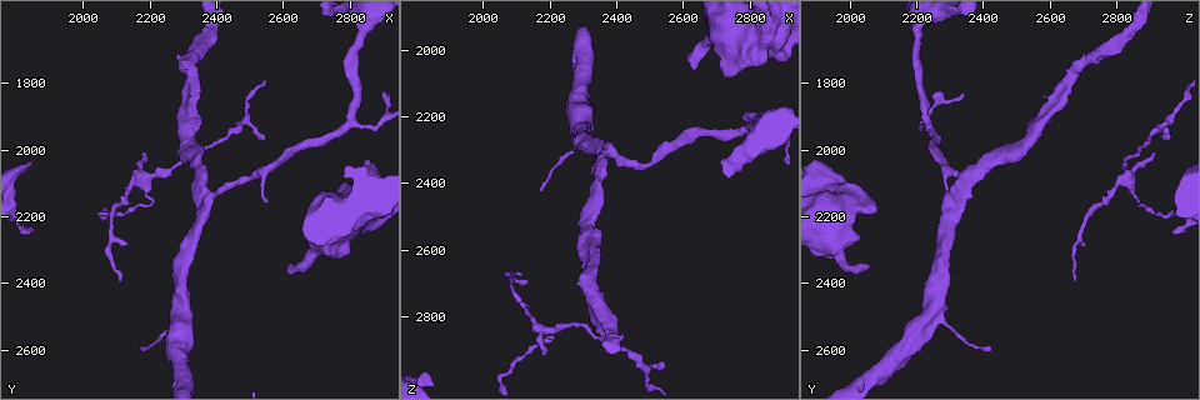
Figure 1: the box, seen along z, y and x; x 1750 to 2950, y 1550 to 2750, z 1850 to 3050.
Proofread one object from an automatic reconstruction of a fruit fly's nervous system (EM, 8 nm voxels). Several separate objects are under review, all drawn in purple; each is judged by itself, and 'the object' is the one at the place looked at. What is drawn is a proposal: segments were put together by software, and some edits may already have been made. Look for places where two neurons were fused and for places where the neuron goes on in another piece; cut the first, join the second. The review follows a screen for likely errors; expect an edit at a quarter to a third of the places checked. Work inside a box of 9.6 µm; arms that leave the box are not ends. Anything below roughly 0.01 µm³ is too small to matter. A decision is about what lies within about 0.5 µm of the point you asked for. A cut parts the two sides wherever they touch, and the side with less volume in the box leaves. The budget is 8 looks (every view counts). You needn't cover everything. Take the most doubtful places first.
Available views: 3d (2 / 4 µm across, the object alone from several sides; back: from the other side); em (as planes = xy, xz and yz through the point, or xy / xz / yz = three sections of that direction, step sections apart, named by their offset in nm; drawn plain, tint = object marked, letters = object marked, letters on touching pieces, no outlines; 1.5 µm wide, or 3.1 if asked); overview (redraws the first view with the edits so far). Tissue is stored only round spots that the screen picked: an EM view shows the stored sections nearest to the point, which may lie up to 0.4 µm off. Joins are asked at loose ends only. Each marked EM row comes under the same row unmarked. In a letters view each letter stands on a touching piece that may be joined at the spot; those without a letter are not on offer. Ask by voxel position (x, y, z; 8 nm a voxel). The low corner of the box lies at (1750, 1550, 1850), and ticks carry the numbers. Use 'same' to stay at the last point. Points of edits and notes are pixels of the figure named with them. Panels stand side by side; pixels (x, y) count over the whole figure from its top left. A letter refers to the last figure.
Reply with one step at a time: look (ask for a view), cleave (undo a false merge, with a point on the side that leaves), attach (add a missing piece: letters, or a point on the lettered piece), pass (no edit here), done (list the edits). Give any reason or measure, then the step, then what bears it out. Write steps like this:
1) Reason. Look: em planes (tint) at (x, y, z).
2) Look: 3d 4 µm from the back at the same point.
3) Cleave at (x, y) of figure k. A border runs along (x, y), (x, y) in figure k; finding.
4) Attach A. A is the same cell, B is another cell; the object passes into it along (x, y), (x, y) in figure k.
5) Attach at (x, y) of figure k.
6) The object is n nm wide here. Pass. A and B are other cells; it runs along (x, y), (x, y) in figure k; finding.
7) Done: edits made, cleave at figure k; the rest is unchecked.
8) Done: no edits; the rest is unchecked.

An open end. Look: em planes (letters) at (1840, 2260, 2970).

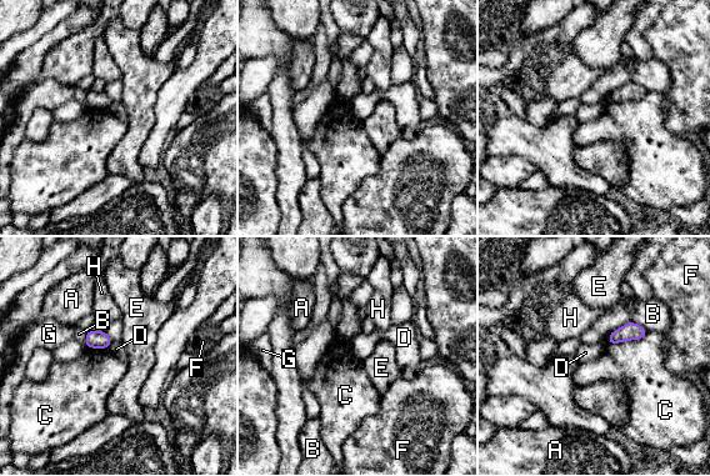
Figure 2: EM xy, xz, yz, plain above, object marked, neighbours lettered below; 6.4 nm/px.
Pass. A, B, C, D, E, F, G and H are other cells; a border runs along (648, 332), (639, 339), (610, 345) in figure 2; no lettered piece goes on from it.

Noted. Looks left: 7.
Sudden change in width. Look: 3d 4 µm at (2710, 2290, 1950).

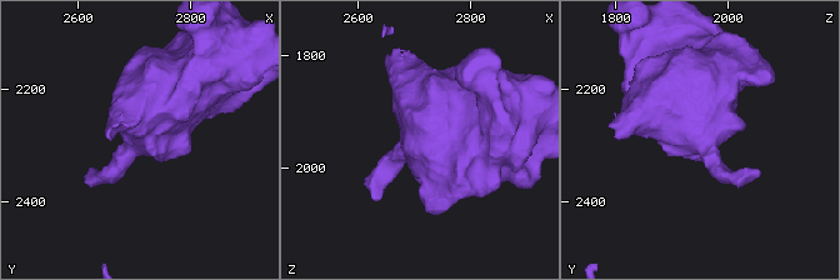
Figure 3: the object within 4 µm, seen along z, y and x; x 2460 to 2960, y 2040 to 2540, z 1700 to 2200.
Look: em planes (tint) at (2710, 2280, 1950).

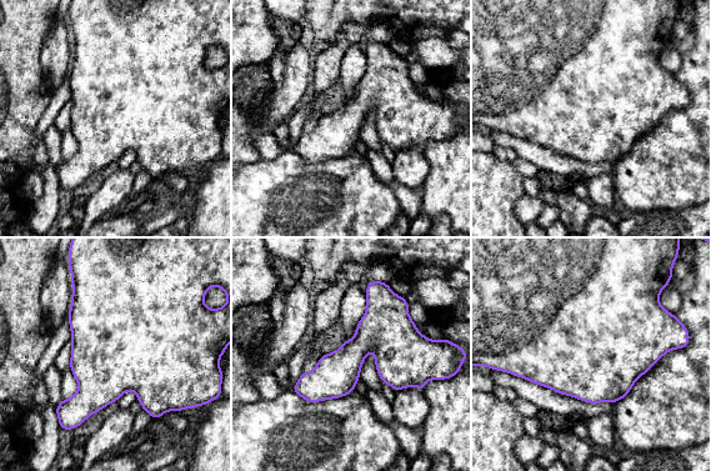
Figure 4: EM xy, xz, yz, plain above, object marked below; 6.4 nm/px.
Look: em planes (letters) at the same point.

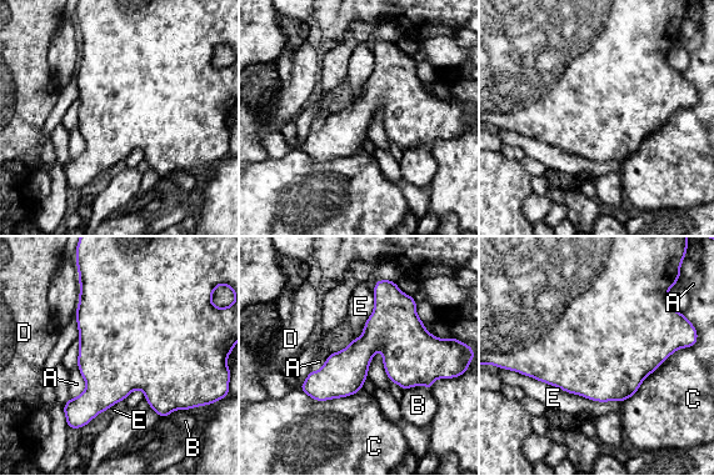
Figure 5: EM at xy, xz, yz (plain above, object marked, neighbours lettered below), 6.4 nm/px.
Pass. A, B, C, D and E are other cells; a border runs along (76, 366), (85, 389), (71, 397) in figure 5; one neuron here.

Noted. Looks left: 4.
Branch stops here. Look: em planes (letters) at (2190, 2010, 2920).

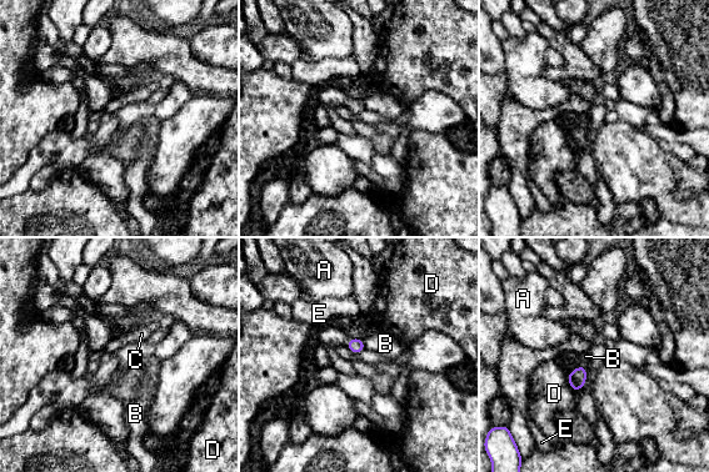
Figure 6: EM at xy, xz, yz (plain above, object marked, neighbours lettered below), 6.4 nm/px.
The object is 80 nm wide here. Pass. A, B, C, D and E are other cells; no lettered piece goes on from it.

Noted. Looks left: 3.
Done: no edits; the rest is unchecked.

